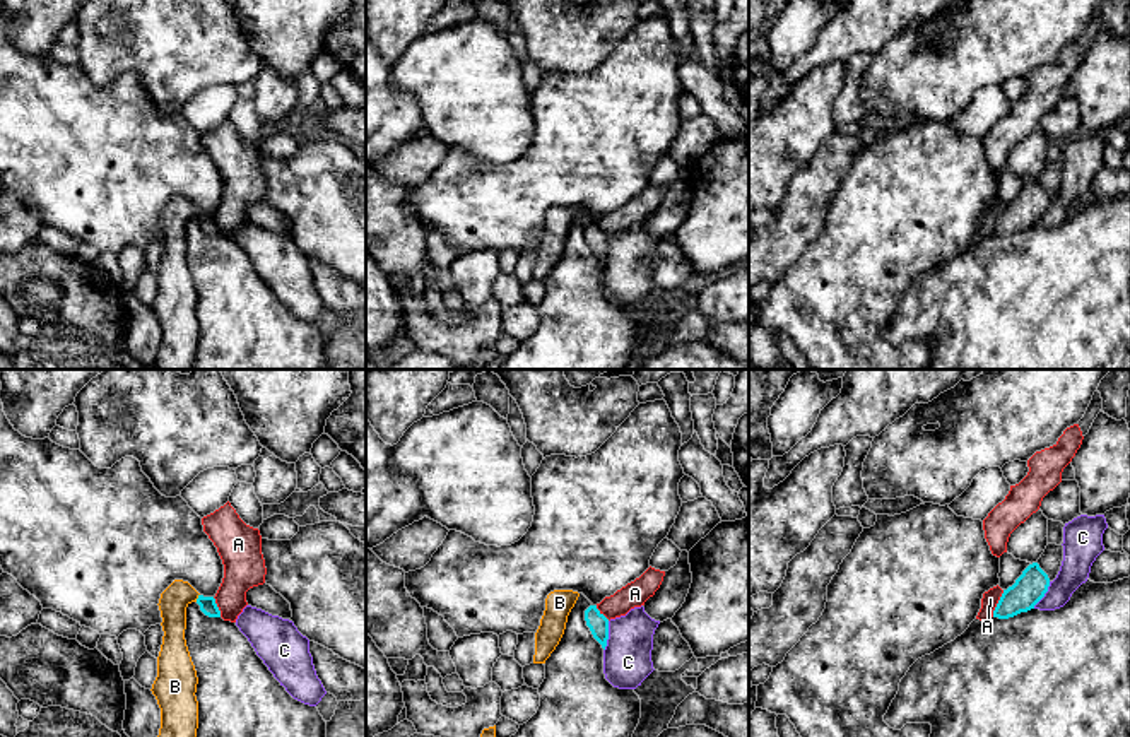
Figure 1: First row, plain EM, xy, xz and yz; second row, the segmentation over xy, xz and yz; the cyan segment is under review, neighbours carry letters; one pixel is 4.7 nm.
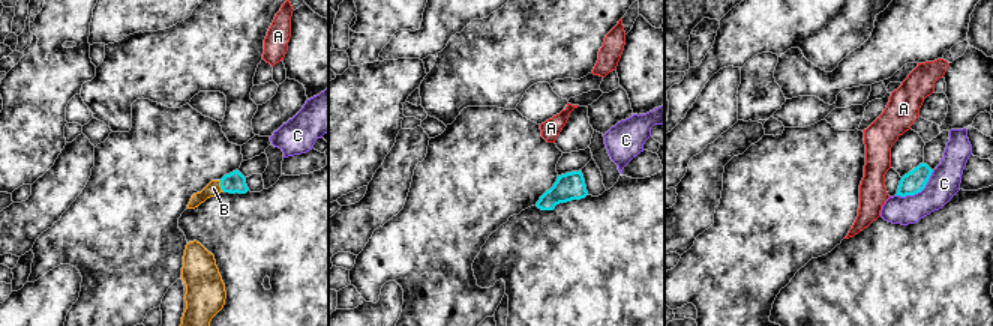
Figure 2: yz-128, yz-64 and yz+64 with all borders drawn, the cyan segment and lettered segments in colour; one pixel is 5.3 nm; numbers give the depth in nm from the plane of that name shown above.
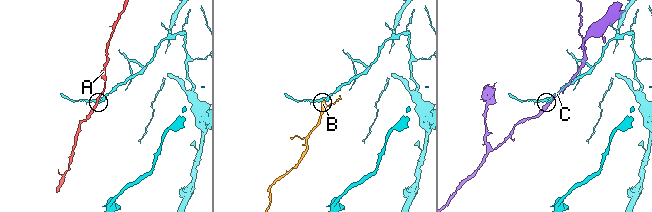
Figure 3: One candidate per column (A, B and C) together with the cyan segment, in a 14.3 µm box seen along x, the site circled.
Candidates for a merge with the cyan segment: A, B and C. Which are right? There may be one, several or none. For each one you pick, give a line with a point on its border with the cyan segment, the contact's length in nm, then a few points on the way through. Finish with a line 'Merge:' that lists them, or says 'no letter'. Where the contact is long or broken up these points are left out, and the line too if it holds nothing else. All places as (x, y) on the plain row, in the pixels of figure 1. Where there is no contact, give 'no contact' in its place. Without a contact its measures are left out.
B: meets cyan in xy at (199, 214); contact 40 nm long; runs through xy (207, 221), (199, 214), (178, 214), (173, 219)
Merge: B

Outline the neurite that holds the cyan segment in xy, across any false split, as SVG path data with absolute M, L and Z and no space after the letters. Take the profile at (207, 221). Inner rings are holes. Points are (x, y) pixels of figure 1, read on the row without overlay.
M174 197L159 215L162 262L152 311L161 325L157 369L193 369L198 345L197 287L191 279L185 246L186 224L197 219L209 234L221 234L214 214L200 212L188 198Z

